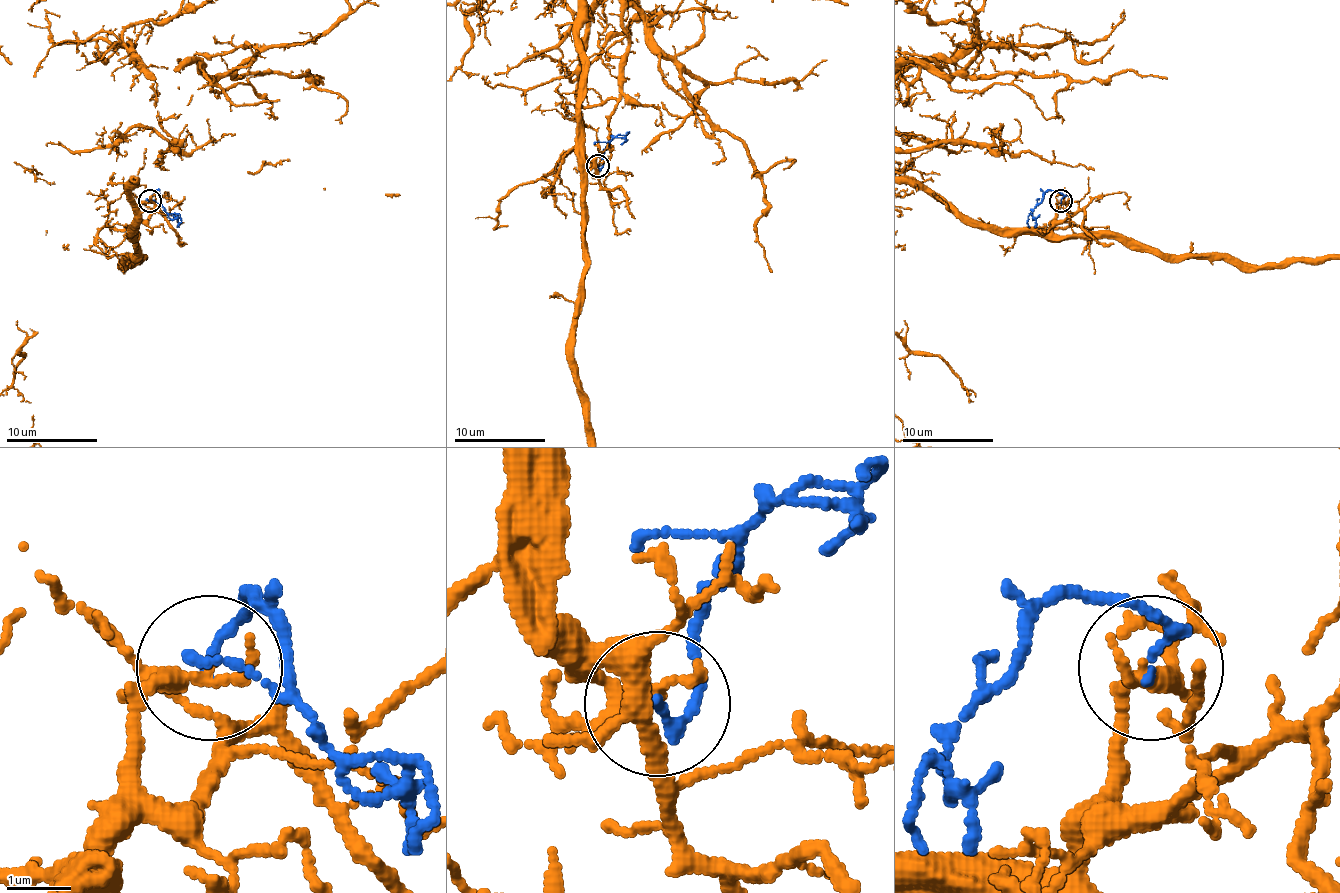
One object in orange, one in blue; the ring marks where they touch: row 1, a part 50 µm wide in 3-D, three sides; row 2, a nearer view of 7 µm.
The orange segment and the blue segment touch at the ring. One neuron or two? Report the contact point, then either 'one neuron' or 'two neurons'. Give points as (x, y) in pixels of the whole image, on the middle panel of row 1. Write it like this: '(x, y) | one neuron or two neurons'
(597, 166) | two neurons

